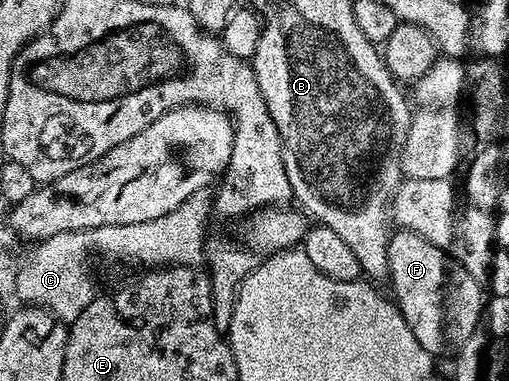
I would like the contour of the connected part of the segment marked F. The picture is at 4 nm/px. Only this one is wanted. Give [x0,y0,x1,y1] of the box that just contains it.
[387,229,483,356]

